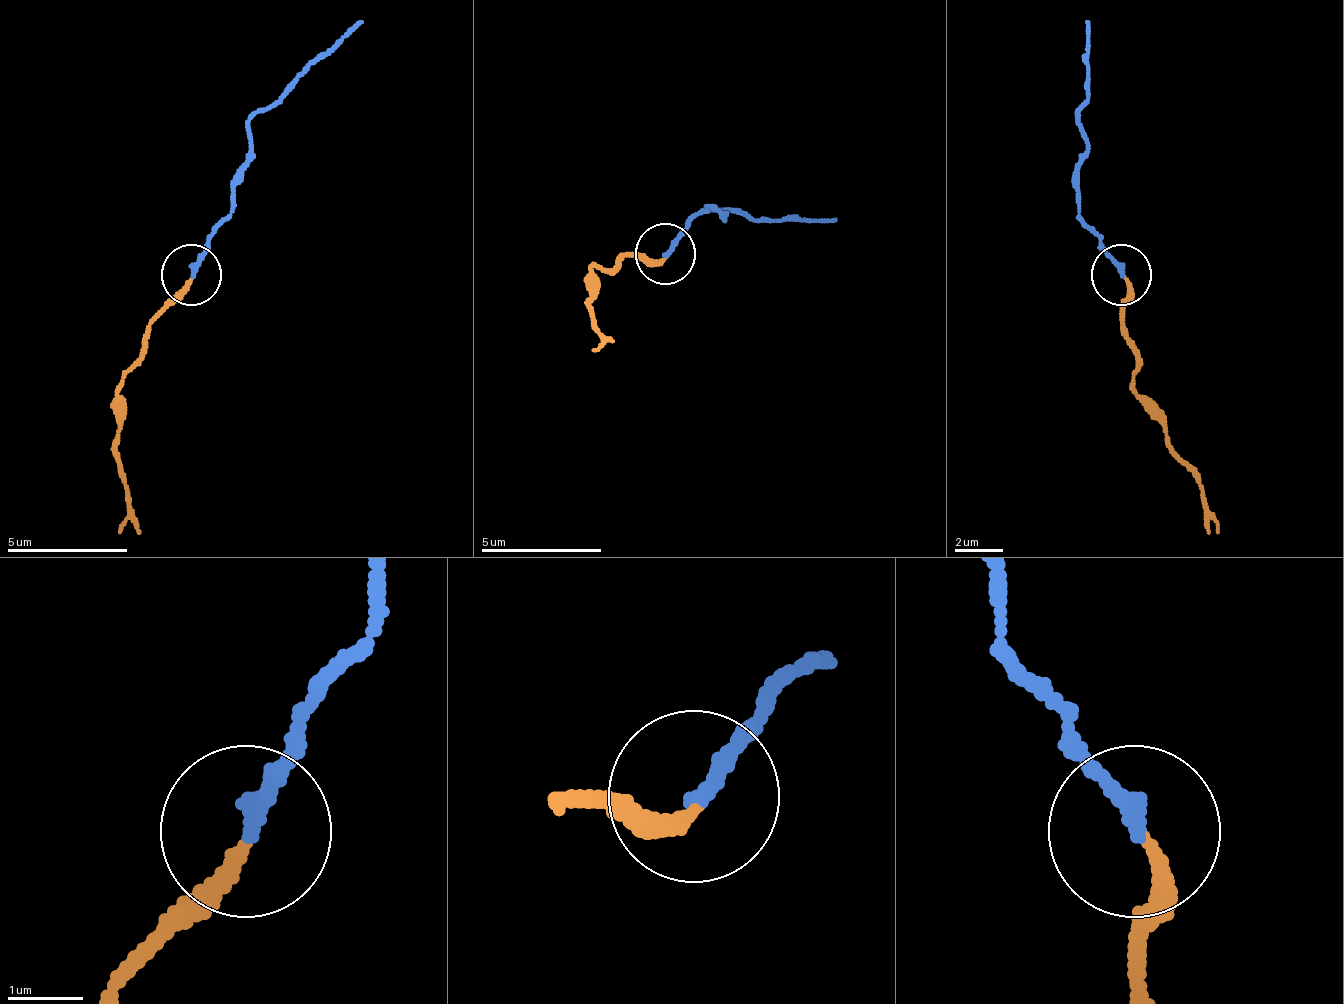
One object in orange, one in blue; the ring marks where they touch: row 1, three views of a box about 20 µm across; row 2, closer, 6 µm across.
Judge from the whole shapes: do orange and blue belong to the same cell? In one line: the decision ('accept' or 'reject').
accept

